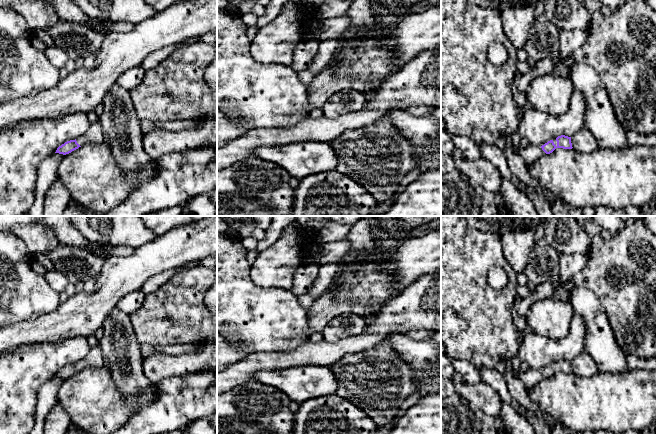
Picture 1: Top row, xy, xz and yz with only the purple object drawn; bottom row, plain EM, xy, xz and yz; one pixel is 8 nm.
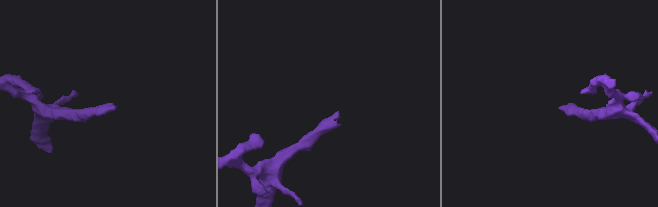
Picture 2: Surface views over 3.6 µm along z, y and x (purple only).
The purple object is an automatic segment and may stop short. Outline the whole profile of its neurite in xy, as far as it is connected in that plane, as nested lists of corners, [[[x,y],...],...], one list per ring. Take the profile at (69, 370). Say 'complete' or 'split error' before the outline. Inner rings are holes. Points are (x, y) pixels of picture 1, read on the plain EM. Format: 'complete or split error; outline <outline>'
split error; outline [[[98,346],[91,349],[91,351],[80,361],[75,364],[70,364],[59,370],[55,377],[69,378],[85,368],[104,366],[104,360],[101,348]]]

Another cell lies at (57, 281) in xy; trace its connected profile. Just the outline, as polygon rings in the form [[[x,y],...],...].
[[[52,269],[45,273],[45,278],[49,286],[57,293],[63,293],[65,287],[69,283],[69,280],[59,271]]]

